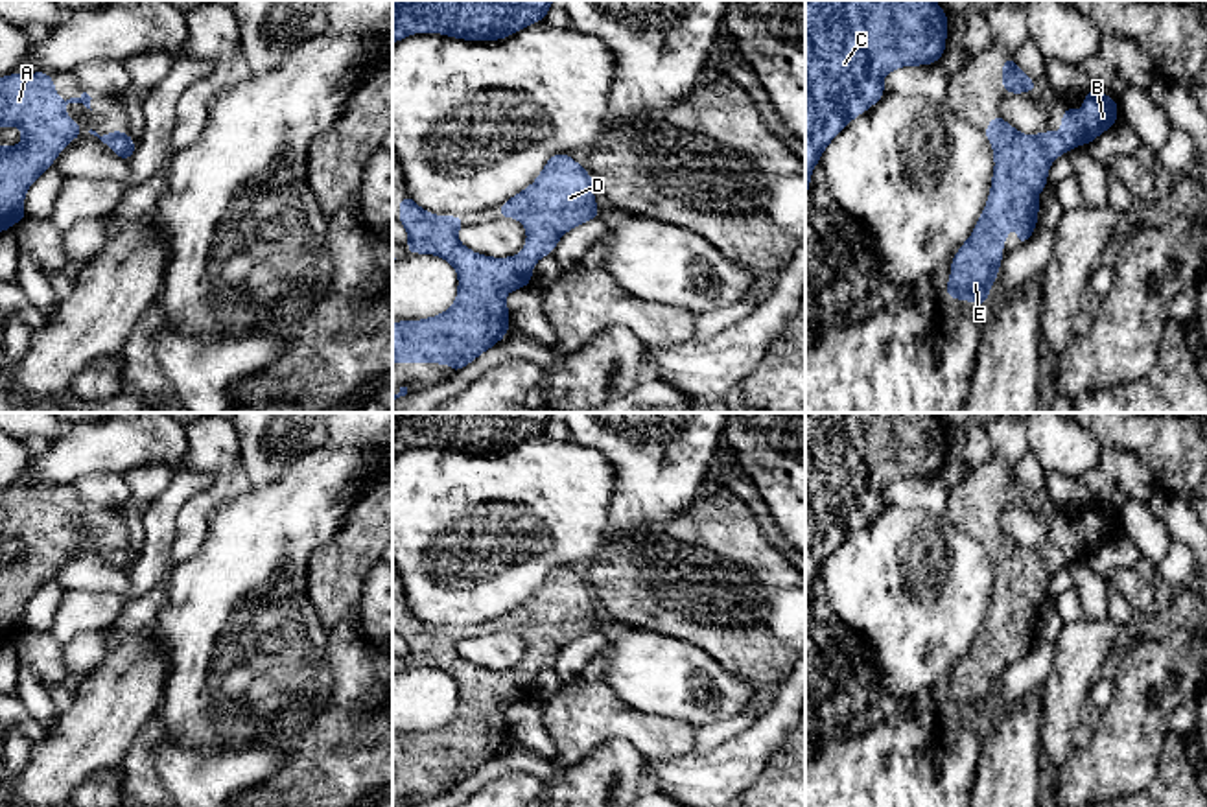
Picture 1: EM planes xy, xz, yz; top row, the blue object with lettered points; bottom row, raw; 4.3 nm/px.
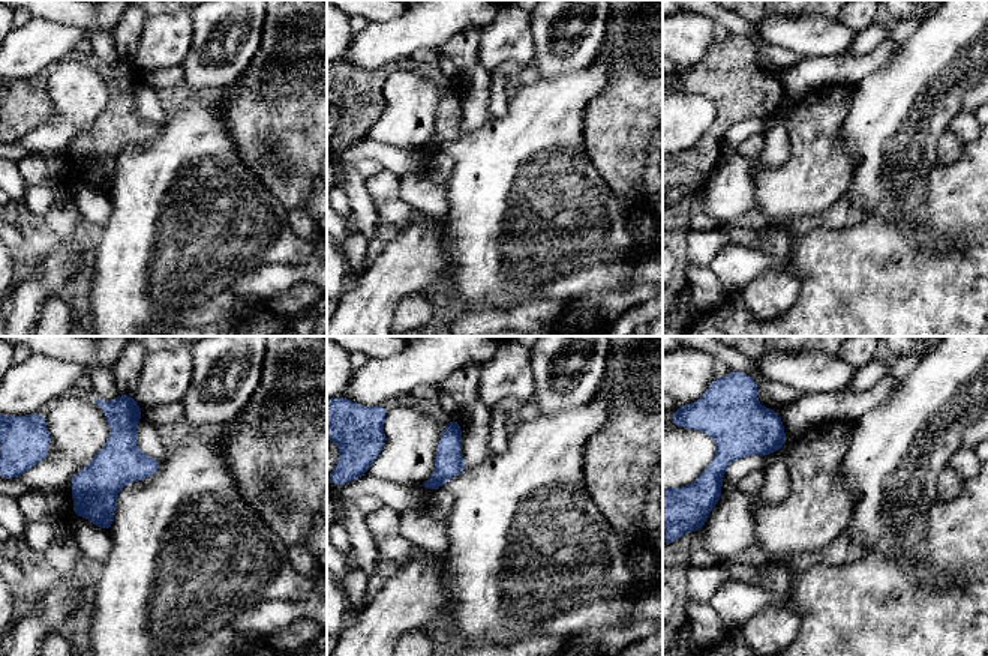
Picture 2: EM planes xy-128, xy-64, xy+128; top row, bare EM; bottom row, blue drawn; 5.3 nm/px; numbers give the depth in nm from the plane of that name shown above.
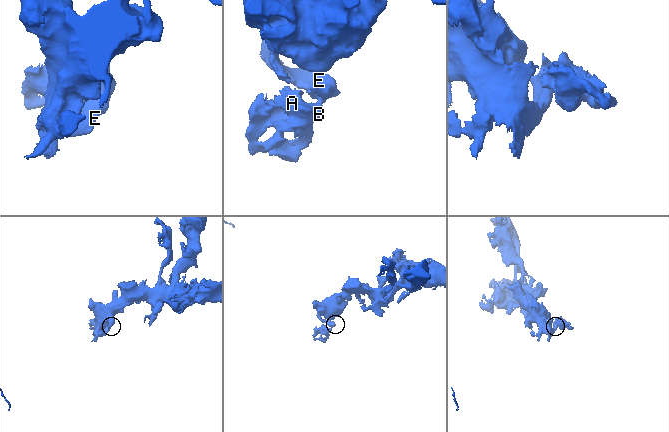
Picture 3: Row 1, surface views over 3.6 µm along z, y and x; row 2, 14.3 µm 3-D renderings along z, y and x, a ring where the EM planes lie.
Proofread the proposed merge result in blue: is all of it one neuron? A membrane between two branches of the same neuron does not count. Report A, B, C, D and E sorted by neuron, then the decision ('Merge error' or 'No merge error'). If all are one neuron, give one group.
Groups: A B C D E. No merge error

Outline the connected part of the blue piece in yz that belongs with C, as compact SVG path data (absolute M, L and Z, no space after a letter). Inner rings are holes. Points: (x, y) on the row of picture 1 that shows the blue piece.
M805 0L805 197L822 151L886 92L883 79L901 66L938 63L947 46L947 13L934 0ZM870 48L877 48L877 77L870 77Z

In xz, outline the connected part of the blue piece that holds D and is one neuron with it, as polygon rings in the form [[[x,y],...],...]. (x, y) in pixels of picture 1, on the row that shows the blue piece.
[[[555,153],[523,192],[499,205],[498,217],[520,219],[527,230],[527,241],[520,254],[509,258],[483,256],[457,240],[464,216],[435,216],[420,208],[407,193],[400,197],[400,216],[396,217],[407,230],[407,252],[428,252],[440,256],[453,265],[459,276],[457,298],[450,310],[422,321],[393,322],[393,365],[394,363],[450,363],[457,374],[483,352],[499,343],[510,330],[509,306],[505,295],[531,286],[534,263],[553,254],[558,240],[571,228],[599,217],[593,197],[593,181],[586,168],[577,164],[569,153]]]

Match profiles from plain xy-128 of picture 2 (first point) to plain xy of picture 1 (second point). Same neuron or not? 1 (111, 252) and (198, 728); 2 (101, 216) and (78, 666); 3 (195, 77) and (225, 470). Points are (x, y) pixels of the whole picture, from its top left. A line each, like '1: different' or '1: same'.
1: same
2: same
3: different

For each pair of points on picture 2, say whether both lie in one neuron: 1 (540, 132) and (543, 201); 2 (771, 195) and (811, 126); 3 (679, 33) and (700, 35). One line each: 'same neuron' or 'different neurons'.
1: same neuron
2: same neuron
3: same neuron

